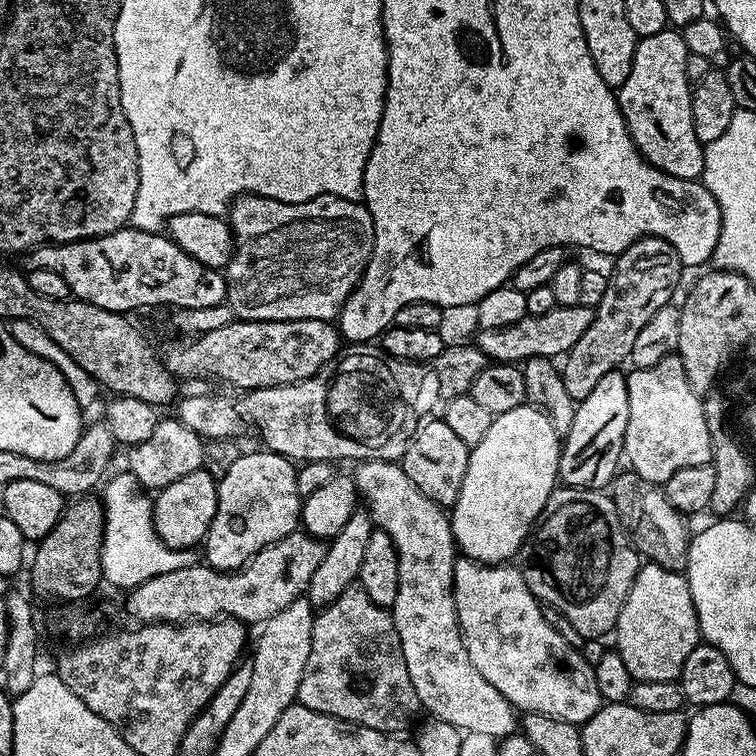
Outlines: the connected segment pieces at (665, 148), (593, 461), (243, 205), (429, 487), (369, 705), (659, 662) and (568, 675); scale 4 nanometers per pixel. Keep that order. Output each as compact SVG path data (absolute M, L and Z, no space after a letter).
M679 31L639 37L630 75L622 82L618 99L630 138L649 164L674 178L700 180L704 174L705 145L694 134L692 84L686 74L688 58L688 47Z
M617 370L606 374L606 378L602 378L602 382L598 382L598 386L577 403L574 422L570 422L563 437L558 477L561 485L597 490L611 485L618 475L619 464L622 464L629 414L630 398L625 373Z
M245 194L232 201L226 219L232 226L232 261L223 269L224 279L228 282L227 307L232 307L232 316L237 320L327 320L335 321L340 315L340 307L349 294L356 288L364 267L368 264L374 250L374 222L363 203L337 196L319 196L306 202L291 204L278 202L274 198Z
M432 418L421 423L413 432L412 441L402 457L402 467L410 482L414 482L426 498L441 506L451 506L456 503L466 478L469 451L469 445L464 444L462 438L458 438L458 434L444 424L443 419Z
M353 586L342 590L342 594L334 598L334 602L315 613L310 658L306 662L306 670L302 674L296 698L310 710L358 722L362 726L374 726L374 730L397 734L403 733L404 727L416 715L421 715L420 699L414 690L414 682L410 682L410 670L406 670L406 658L402 654L391 611L370 602L364 588Z
M645 563L630 586L614 629L615 636L615 651L620 653L622 662L626 662L633 681L679 681L690 650L702 640L687 575Z
M460 558L456 561L456 569L454 570L454 578L452 579L452 598L456 603L456 617L460 623L460 637L464 640L466 650L470 654L470 662L474 662L474 670L478 670L478 674L482 674L482 678L486 678L486 682L490 682L490 686L494 686L494 690L498 690L498 694L502 694L511 702L513 709L519 710L524 714L537 712L555 720L565 720L571 724L583 726L602 707L595 667L586 662L583 651L571 648L559 633L552 628L550 622L544 620L544 608L526 586L523 571L519 567L508 567L512 566L509 566L507 563L485 566L467 558Z

